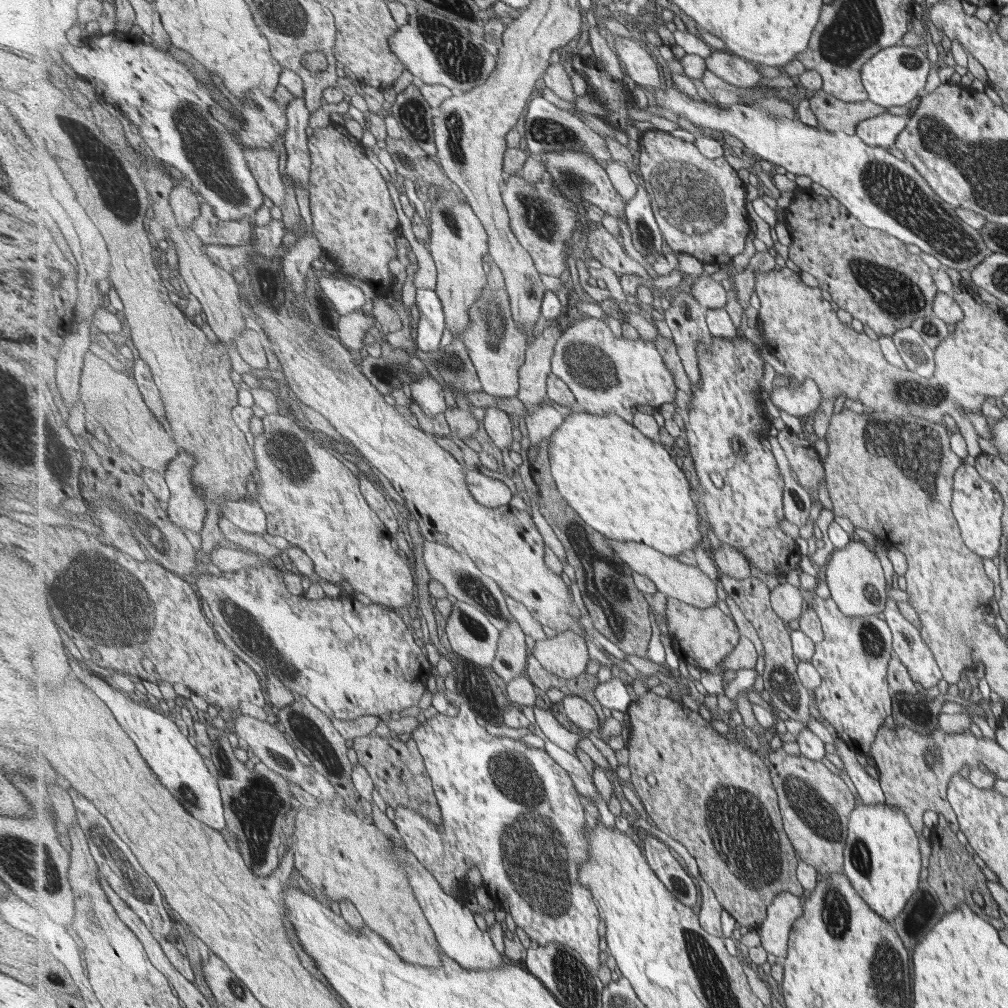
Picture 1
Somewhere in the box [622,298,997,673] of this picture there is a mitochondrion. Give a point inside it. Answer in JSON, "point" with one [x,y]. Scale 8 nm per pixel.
{"point":[915,454]}

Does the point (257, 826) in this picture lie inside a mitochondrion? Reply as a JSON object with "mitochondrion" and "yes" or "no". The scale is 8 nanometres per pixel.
{"mitochondrion":"yes"}

